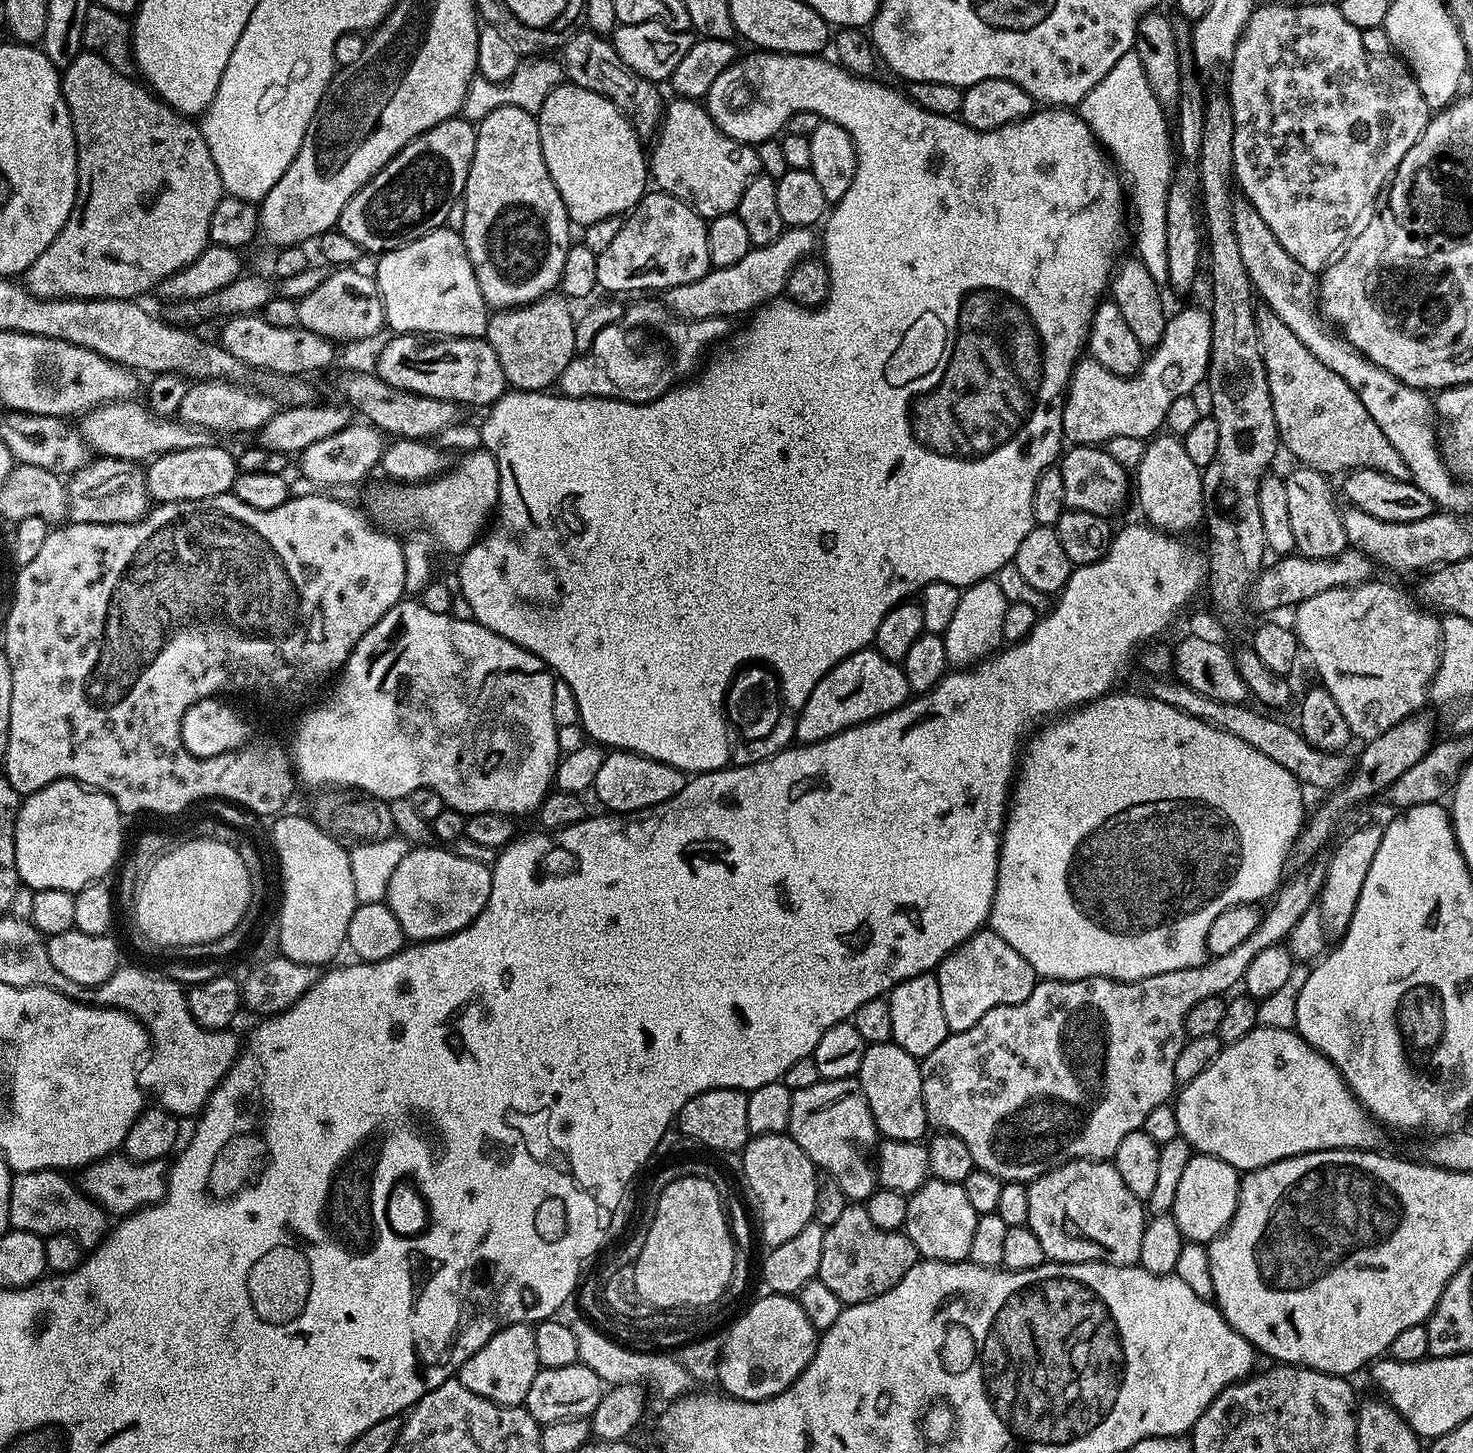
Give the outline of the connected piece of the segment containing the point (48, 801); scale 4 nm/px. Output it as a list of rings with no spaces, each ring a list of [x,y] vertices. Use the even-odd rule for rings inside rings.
[[[59,780],[33,796],[23,797],[16,816],[16,869],[21,881],[33,890],[49,888],[73,894],[87,884],[103,881],[104,875],[120,860],[120,847],[124,844],[124,828],[120,820],[120,808],[108,795],[95,788],[85,788],[77,780]]]

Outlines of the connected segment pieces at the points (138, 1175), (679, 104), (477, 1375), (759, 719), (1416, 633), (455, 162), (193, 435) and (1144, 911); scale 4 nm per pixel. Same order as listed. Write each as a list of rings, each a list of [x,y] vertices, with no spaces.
[[[123,1154],[105,1156],[96,1160],[79,1173],[78,1186],[96,1204],[100,1205],[109,1217],[123,1218],[130,1216],[141,1208],[149,1208],[164,1199],[168,1189],[169,1165],[164,1160],[155,1160],[139,1164],[137,1160],[129,1160]]]
[[[695,100],[667,101],[654,143],[650,148],[650,176],[655,187],[686,202],[705,221],[735,212],[746,186],[761,171],[759,151],[727,136],[712,121],[707,107]]]
[[[511,1324],[500,1328],[460,1367],[458,1379],[466,1390],[474,1390],[482,1398],[506,1406],[523,1405],[526,1394],[530,1394],[530,1382],[540,1373],[538,1349],[534,1342],[535,1327],[530,1324]]]
[[[764,666],[745,667],[729,684],[726,719],[731,763],[736,766],[762,762],[784,751],[793,743],[796,734],[796,716],[784,703],[780,681],[775,672]]]
[[[1374,583],[1323,590],[1294,608],[1296,639],[1312,659],[1320,675],[1319,683],[1338,702],[1346,726],[1350,726],[1353,737],[1360,742],[1378,738],[1407,716],[1417,715],[1423,709],[1420,707],[1429,703],[1430,685],[1440,665],[1440,616],[1421,606],[1411,595],[1399,592],[1394,585]]]
[[[453,118],[411,140],[397,156],[386,162],[382,170],[378,170],[378,174],[374,174],[370,182],[366,182],[366,186],[362,186],[362,190],[358,190],[358,194],[354,194],[354,198],[350,198],[348,207],[340,215],[339,232],[346,234],[350,242],[358,242],[365,253],[383,254],[422,238],[435,228],[445,227],[451,207],[464,194],[466,178],[470,174],[474,158],[476,129],[477,125],[471,120]]]
[[[139,399],[113,400],[110,404],[99,404],[79,417],[78,427],[85,444],[97,457],[109,456],[115,460],[134,460],[137,462],[148,462],[153,458],[173,452],[174,450],[194,450],[198,446],[210,446],[214,443],[214,434],[209,428],[194,426],[182,422],[178,418],[156,416],[148,407],[147,403]]]
[[[1113,690],[1107,696],[1100,696],[1092,700],[1089,704],[1081,704],[1078,708],[1064,713],[1063,716],[1045,723],[1027,741],[1022,755],[1018,761],[1018,775],[1014,781],[1012,795],[1010,797],[1010,815],[1004,821],[1004,834],[1000,837],[1000,857],[998,858],[998,882],[994,890],[994,902],[992,903],[992,913],[988,916],[988,924],[1002,938],[1002,942],[1010,942],[1026,962],[1036,971],[1037,977],[1048,980],[1085,980],[1091,976],[1105,976],[1111,980],[1141,980],[1150,978],[1154,974],[1166,974],[1170,970],[1186,970],[1187,968],[1199,968],[1205,963],[1208,951],[1206,950],[1206,933],[1210,930],[1210,925],[1222,910],[1230,910],[1230,906],[1235,904],[1256,904],[1260,900],[1267,901],[1269,897],[1280,888],[1282,877],[1285,875],[1284,863],[1292,856],[1292,845],[1296,842],[1296,836],[1302,827],[1302,816],[1300,820],[1300,791],[1302,785],[1300,781],[1290,774],[1274,758],[1266,758],[1262,750],[1256,750],[1242,740],[1236,738],[1226,730],[1216,728],[1212,724],[1207,724],[1204,720],[1194,718],[1174,706],[1166,706],[1166,702],[1154,700],[1147,694],[1136,692],[1120,692]]]

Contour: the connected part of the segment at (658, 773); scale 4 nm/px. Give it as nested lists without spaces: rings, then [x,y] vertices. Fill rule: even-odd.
[[[612,750],[605,755],[591,791],[596,792],[597,798],[608,807],[605,809],[609,813],[623,814],[641,812],[643,808],[658,806],[679,794],[685,783],[685,773],[678,771],[674,766],[639,756],[636,752]]]

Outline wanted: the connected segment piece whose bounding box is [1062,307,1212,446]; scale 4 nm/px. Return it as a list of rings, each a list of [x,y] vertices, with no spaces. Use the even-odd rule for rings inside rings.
[[[1207,307],[1184,308],[1181,312],[1171,313],[1165,323],[1164,336],[1144,365],[1134,376],[1119,376],[1106,366],[1091,358],[1081,358],[1076,361],[1072,376],[1068,380],[1068,390],[1064,394],[1064,413],[1062,414],[1063,439],[1069,445],[1087,444],[1089,446],[1104,446],[1110,438],[1129,437],[1142,438],[1147,441],[1164,428],[1166,410],[1174,403],[1174,398],[1191,396],[1196,387],[1205,383],[1208,374],[1208,363],[1212,357],[1212,313]]]

